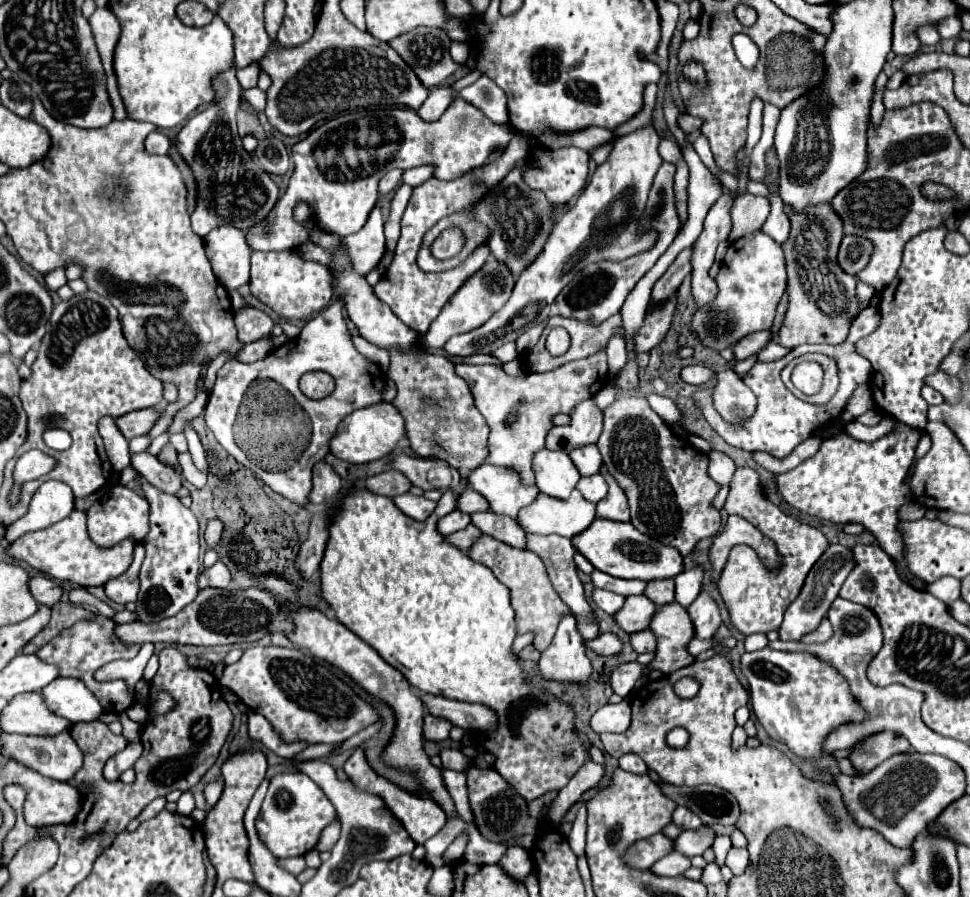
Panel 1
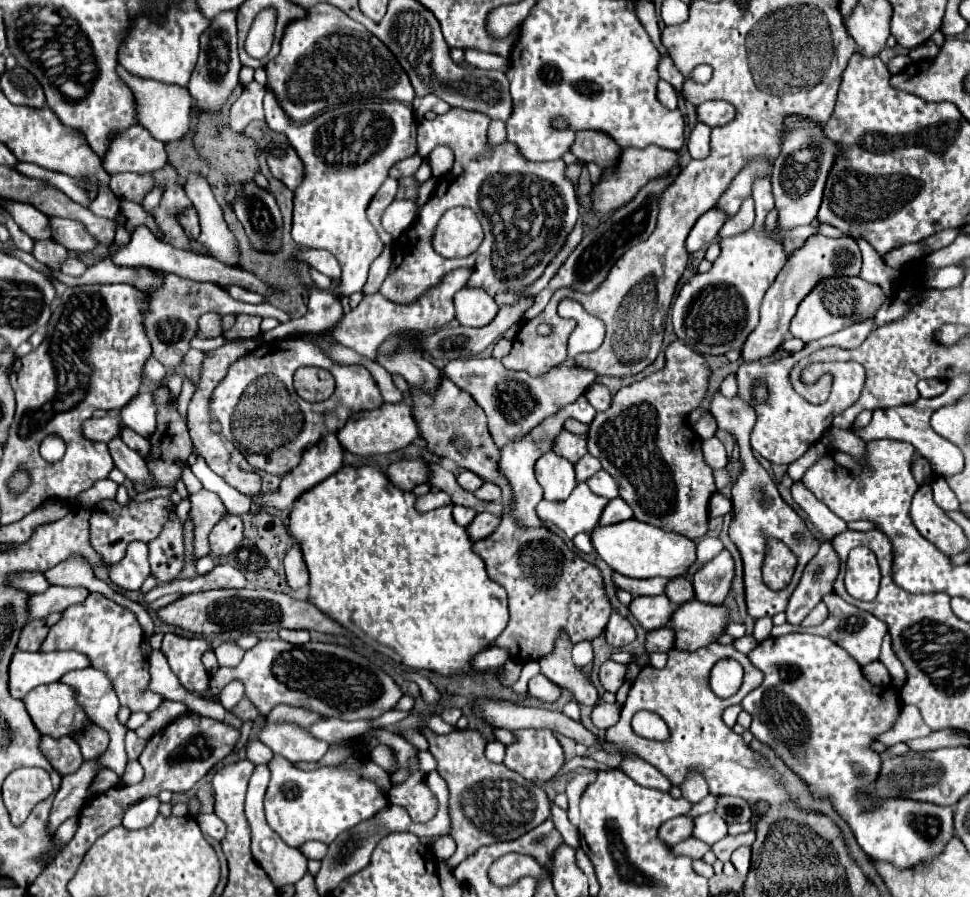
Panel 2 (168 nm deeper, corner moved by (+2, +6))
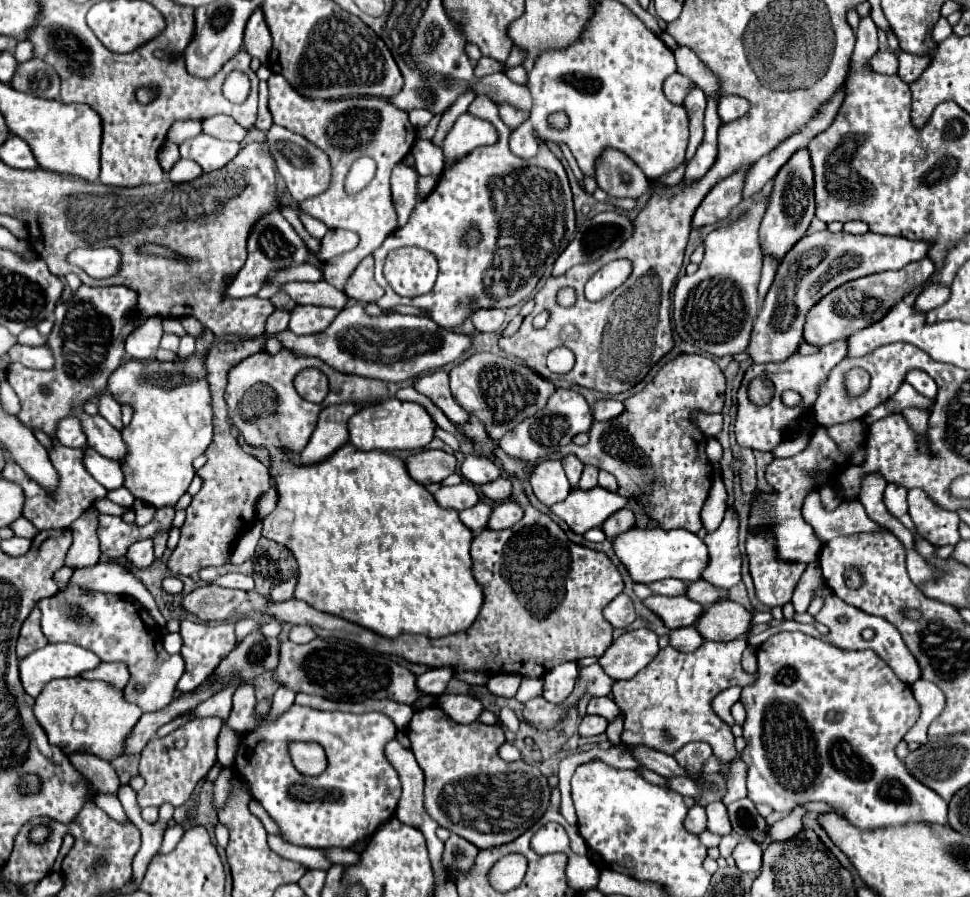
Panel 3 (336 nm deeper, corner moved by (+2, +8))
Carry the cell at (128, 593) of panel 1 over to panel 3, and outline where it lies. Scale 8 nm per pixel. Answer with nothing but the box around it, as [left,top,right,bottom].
[127,539,155,567]

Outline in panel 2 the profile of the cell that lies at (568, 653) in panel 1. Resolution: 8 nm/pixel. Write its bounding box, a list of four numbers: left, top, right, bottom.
[539,631,599,705]

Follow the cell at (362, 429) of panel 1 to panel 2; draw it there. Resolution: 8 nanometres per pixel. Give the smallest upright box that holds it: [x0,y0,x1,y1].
[337,401,419,455]

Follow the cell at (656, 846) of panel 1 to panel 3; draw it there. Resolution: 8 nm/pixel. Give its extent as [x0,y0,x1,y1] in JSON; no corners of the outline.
[685,805,707,835]

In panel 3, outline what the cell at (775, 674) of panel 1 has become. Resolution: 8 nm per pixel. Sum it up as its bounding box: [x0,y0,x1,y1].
[741,633,947,829]

